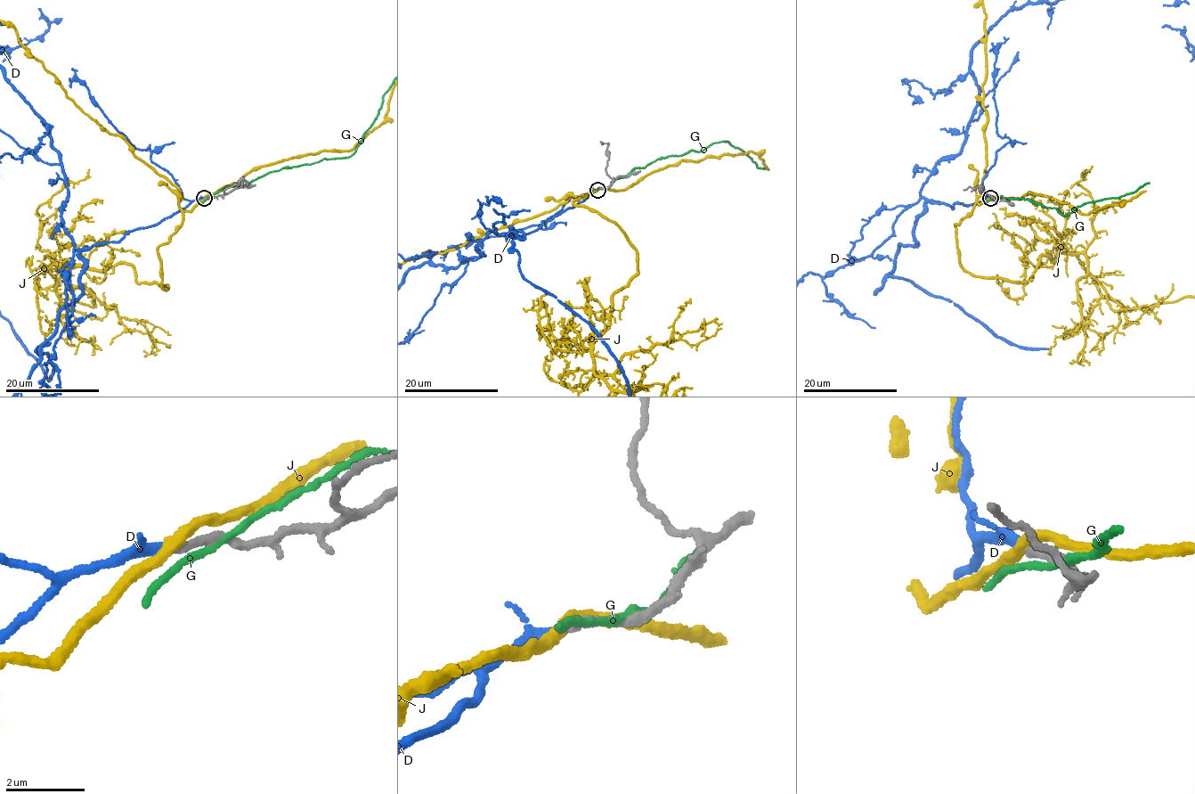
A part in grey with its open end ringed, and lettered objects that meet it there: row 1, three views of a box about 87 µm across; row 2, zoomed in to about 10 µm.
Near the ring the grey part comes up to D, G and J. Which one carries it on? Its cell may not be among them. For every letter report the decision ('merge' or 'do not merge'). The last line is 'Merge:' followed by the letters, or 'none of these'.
D: merge
G: do not merge
J: do not merge
Merge: D

